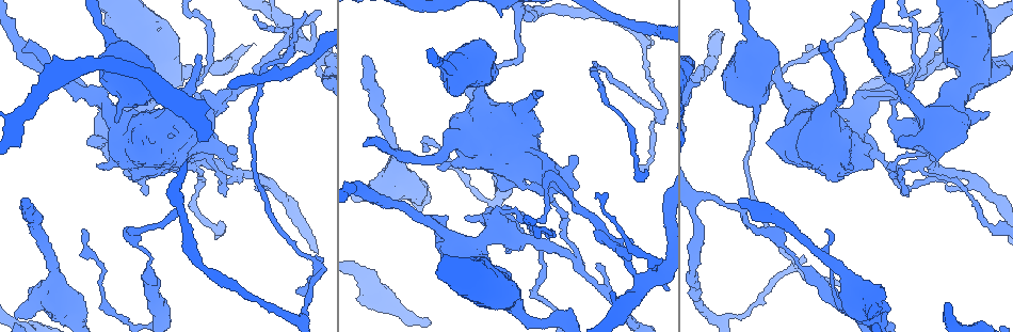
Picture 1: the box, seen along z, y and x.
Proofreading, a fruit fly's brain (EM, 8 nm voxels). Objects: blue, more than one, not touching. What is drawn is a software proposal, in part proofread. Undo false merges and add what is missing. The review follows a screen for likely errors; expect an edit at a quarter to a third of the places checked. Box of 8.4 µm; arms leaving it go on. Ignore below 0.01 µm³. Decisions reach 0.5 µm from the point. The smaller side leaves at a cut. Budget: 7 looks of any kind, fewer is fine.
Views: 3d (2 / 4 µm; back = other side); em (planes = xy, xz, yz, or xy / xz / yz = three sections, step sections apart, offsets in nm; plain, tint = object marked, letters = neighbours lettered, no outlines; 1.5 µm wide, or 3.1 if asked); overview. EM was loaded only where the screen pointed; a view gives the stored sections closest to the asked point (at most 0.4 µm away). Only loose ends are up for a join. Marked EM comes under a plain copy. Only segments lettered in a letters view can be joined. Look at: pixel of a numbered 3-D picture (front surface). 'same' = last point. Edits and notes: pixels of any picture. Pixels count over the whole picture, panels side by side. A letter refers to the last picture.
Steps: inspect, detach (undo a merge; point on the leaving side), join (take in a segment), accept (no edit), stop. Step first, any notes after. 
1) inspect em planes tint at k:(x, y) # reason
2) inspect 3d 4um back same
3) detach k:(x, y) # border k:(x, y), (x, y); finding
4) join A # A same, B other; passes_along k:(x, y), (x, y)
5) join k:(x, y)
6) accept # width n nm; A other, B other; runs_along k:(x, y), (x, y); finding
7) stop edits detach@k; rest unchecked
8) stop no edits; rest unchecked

inspect em planes letters at 1:(160, 319) # three-way junction

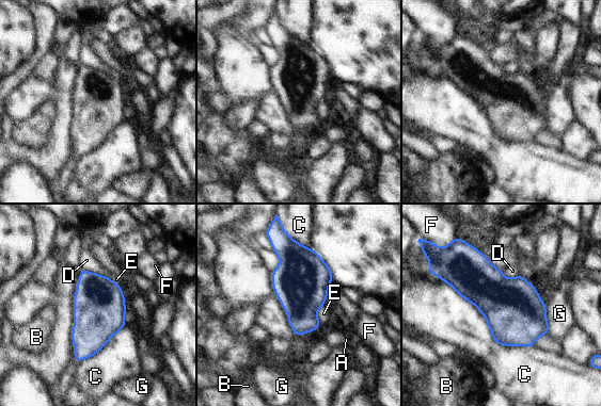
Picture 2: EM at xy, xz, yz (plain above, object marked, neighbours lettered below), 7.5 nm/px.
accept # longest_contact C 850 nm; A other, B other, C other, D other, E other, F other, G other; border 2:(441, 279), (499, 344), (534, 345); continuous, no second neuron

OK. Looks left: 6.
inspect em xy step 4 letters at 1:(641, 165) # an open end

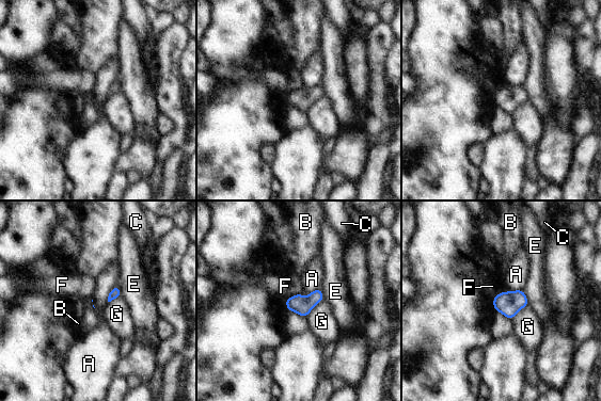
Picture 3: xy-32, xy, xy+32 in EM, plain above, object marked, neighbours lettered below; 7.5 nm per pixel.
accept # longest_contact G 190 nm; A other, B other, C other, E other, F other, G other; border 3:(319, 287), (302, 298); no lettered segment goes on from it

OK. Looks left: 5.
inspect 3d 2um at 1:(517, 13)

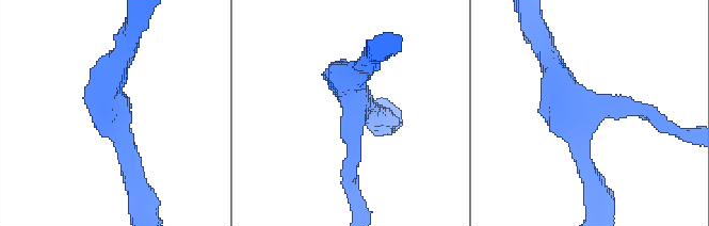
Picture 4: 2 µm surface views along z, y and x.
inspect em yz step 8 tint at 4:(112, 106)

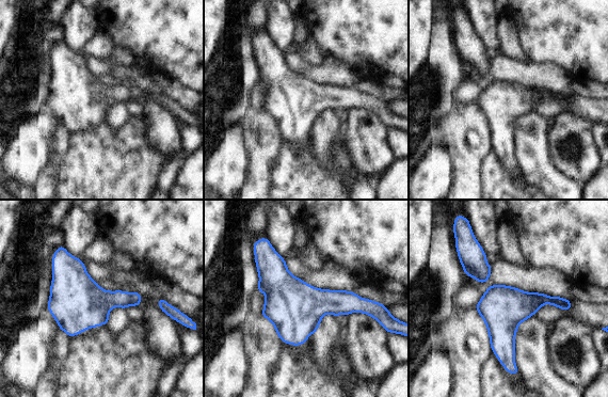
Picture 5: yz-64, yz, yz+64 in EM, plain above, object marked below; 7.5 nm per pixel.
inspect em planes letters same # another direction

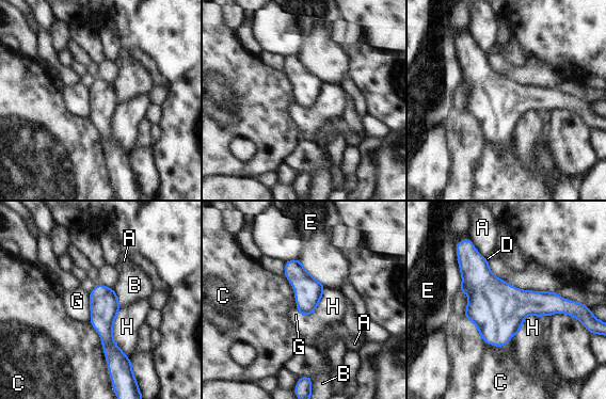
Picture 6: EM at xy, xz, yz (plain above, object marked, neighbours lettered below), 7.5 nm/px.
accept # A other, B other, C other, D other, E other, G other, H other; arms 3; runs_along 6:(98, 287), (113, 365); all the same neuron

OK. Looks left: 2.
stop no edits; rest unchecked

